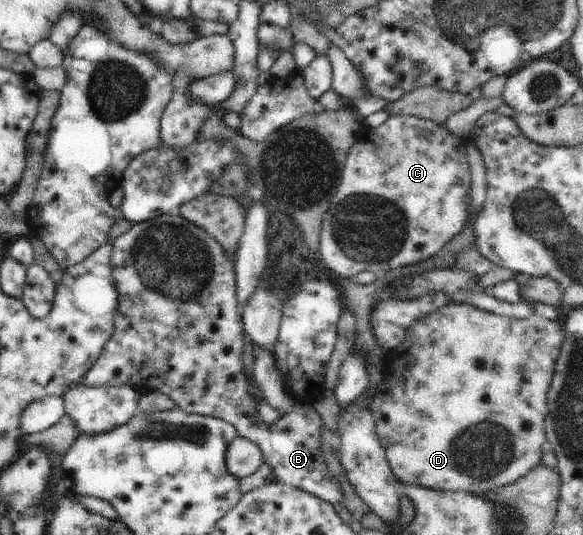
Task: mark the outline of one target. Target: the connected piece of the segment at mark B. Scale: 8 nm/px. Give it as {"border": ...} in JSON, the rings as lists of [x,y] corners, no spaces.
{"border":[[[173,212],[156,217],[155,219],[135,224],[129,231],[116,238],[112,243],[112,257],[110,259],[110,266],[112,267],[112,278],[115,281],[116,290],[119,297],[117,301],[116,315],[114,317],[114,335],[106,345],[94,366],[86,373],[84,380],[80,383],[84,387],[120,387],[122,385],[130,385],[134,389],[138,389],[142,394],[156,391],[164,393],[170,397],[177,409],[184,411],[186,414],[198,414],[202,416],[211,416],[222,419],[237,430],[237,435],[252,443],[256,443],[263,453],[264,461],[268,461],[268,465],[272,467],[272,471],[276,475],[279,482],[292,485],[296,489],[302,489],[307,493],[316,495],[324,499],[332,506],[336,503],[341,503],[344,499],[342,495],[342,487],[339,481],[334,481],[334,475],[328,471],[328,465],[324,461],[324,455],[320,451],[320,435],[325,424],[320,415],[311,406],[311,404],[302,403],[296,398],[296,402],[290,413],[286,413],[274,421],[272,425],[262,425],[260,417],[258,417],[258,409],[260,409],[260,401],[262,397],[260,389],[256,383],[252,383],[248,379],[248,373],[244,369],[244,343],[246,343],[243,319],[241,316],[242,310],[238,304],[237,290],[236,290],[236,273],[234,272],[236,261],[228,259],[228,251],[224,251],[224,247],[206,231],[198,225],[191,223],[188,219],[181,217],[179,214]]]}

